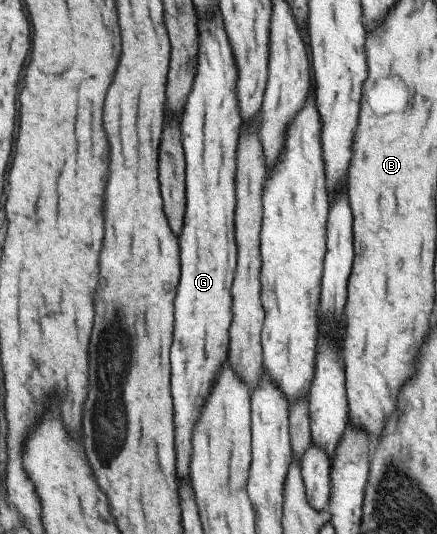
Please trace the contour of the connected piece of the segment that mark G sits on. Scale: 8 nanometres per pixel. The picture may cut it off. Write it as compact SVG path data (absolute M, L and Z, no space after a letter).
M221 16L213 20L199 20L199 46L197 46L197 76L193 80L191 96L187 96L179 130L185 154L185 222L179 236L179 260L181 260L181 280L177 284L177 294L173 302L175 322L173 322L173 346L169 352L171 362L171 396L173 396L173 424L175 424L175 470L177 478L189 478L189 458L191 458L191 430L197 420L199 408L203 406L209 388L227 358L227 330L231 324L231 296L229 286L235 272L235 242L233 242L233 208L235 208L235 144L239 134L239 114L235 98L235 62L231 48L227 44L225 32L221 28Z

